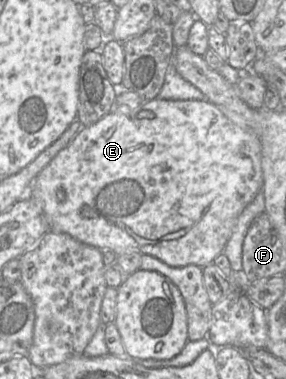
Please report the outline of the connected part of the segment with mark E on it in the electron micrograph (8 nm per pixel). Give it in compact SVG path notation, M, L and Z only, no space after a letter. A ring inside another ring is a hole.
M154 98L141 108L130 110L127 106L115 106L114 110L96 123L83 126L69 145L61 150L34 180L30 195L42 202L49 231L66 233L78 241L100 250L112 250L117 255L139 252L153 256L171 267L197 265L201 268L212 264L232 235L238 217L254 200L263 186L261 167L261 143L256 135L244 130L208 100L167 100Z

